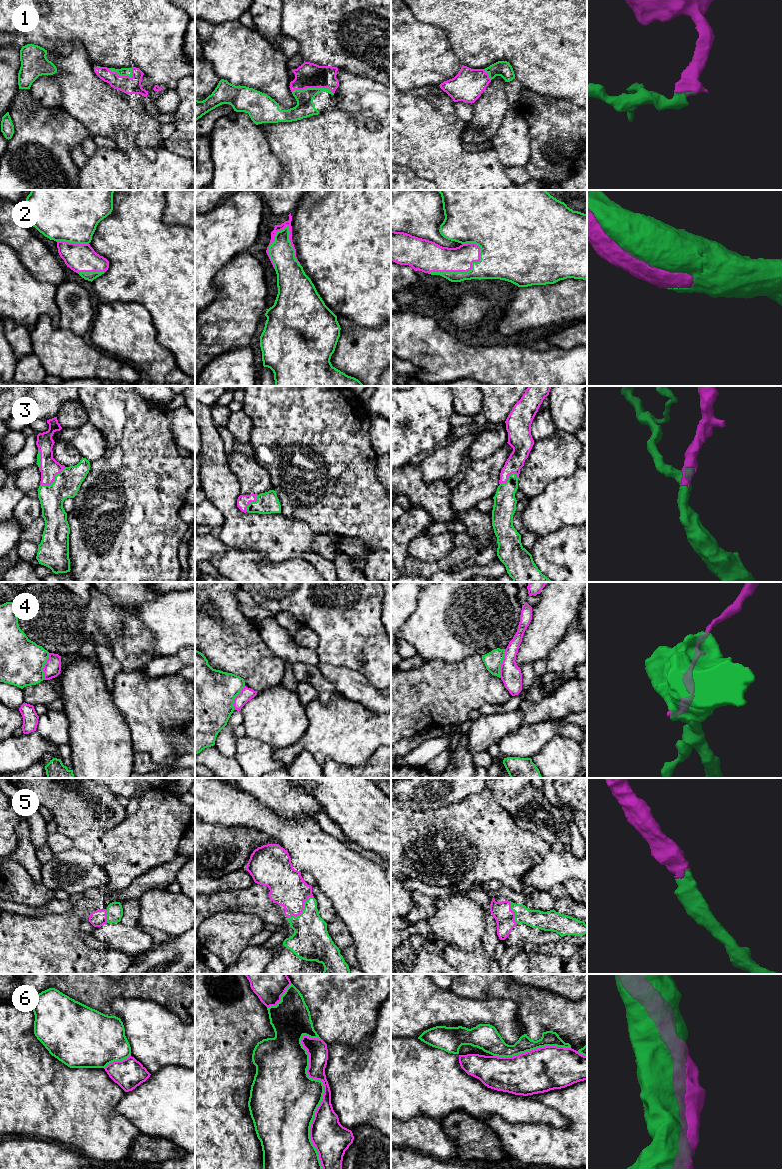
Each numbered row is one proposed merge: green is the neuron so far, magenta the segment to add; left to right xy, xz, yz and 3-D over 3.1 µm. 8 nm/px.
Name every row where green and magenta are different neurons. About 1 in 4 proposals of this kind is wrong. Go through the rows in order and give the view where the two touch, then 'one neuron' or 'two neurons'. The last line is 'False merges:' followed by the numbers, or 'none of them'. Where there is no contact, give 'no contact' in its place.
1: meets green in xz; one neuron
2: meets green in yz; one neuron
3: meets green in xy; one neuron
4: meets green in yz; one neuron
5: meets green in xz; one neuron
6: meets green in xz; one neuron
False merges: none of them

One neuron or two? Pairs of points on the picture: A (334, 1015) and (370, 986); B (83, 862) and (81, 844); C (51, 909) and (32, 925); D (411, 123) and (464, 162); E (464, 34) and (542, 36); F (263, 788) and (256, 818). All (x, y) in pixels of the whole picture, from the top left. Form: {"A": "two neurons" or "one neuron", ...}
{"A": "one neuron", "B": "two neurons", "C": "two neurons", "D": "one neuron", "E": "one neuron", "F": "two neurons"}

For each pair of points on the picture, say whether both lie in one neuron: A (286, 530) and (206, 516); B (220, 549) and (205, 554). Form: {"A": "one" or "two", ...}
{"A": "two", "B": "one"}

